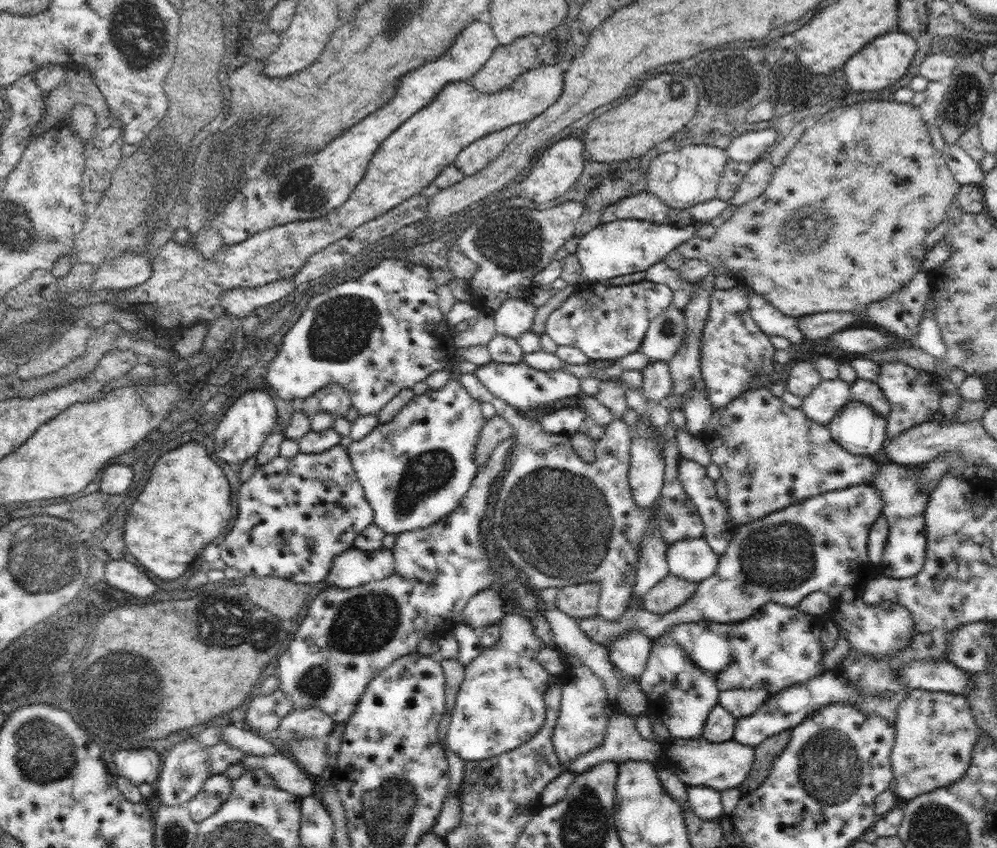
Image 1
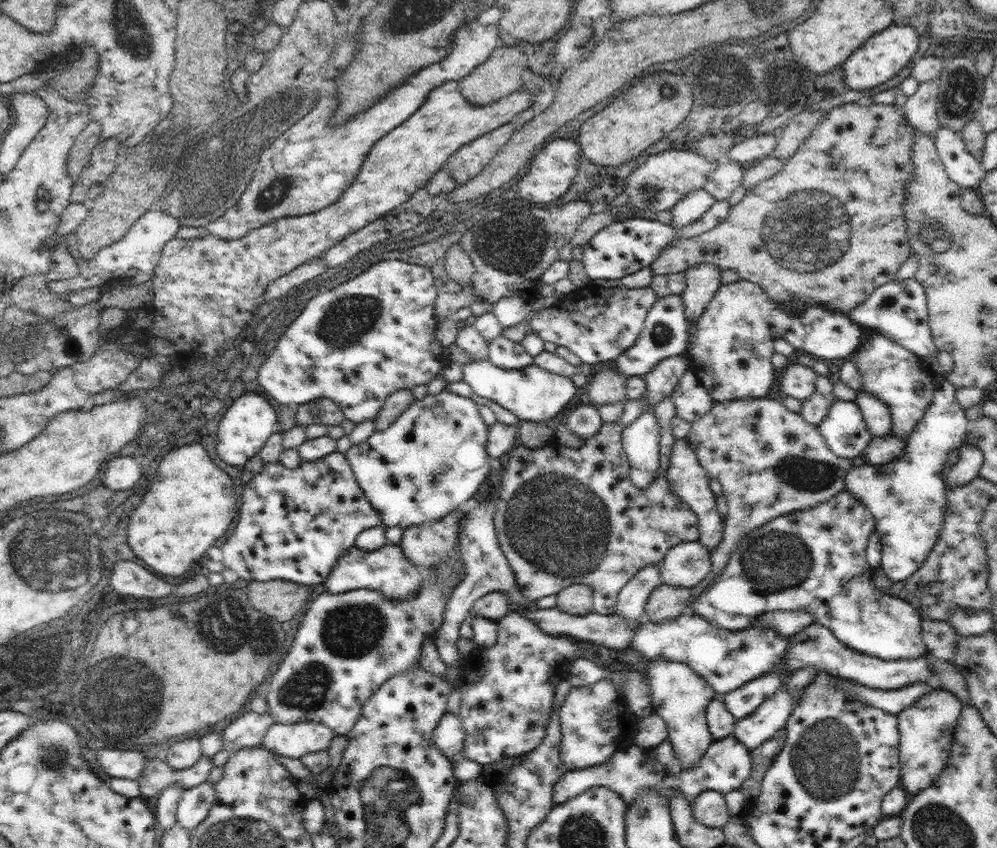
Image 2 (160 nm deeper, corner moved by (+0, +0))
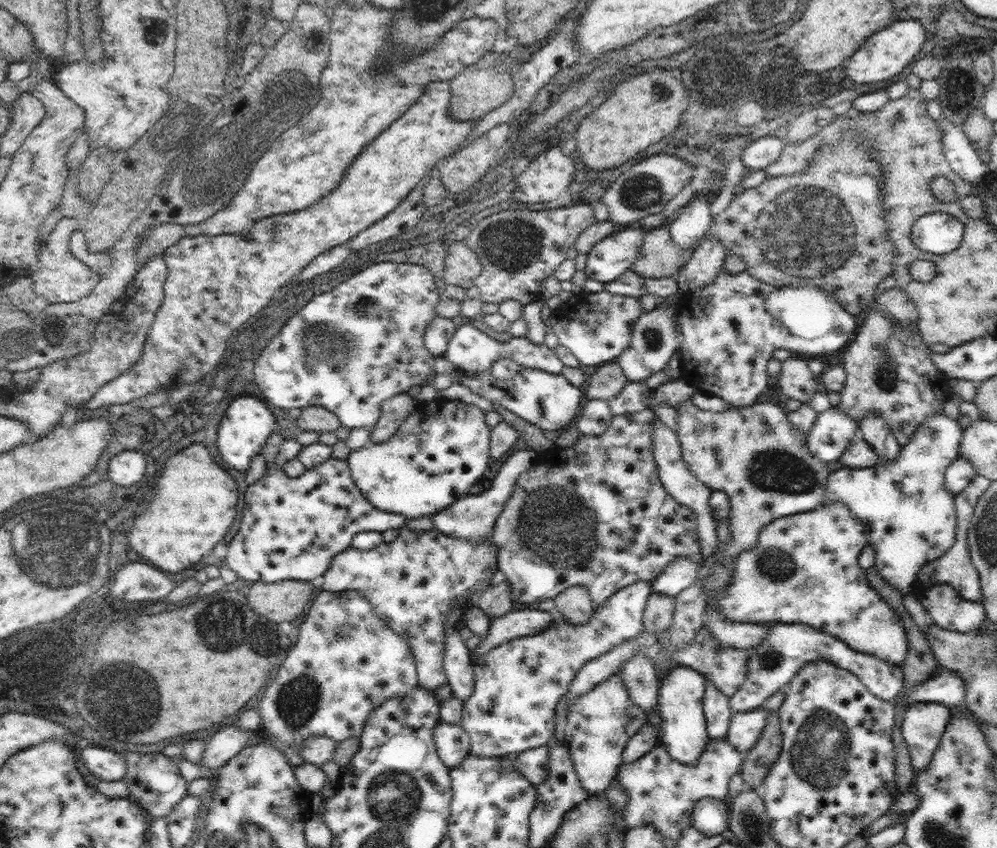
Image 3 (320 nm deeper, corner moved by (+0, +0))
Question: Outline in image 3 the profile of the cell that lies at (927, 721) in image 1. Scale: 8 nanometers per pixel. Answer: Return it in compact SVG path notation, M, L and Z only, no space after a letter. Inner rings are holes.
M915 702L903 713L901 731L918 774L930 764L952 719L952 708L941 702Z

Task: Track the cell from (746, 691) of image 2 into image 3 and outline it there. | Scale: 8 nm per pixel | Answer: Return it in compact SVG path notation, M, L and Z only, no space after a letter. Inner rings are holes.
M772 622L765 639L749 649L747 655L748 674L736 694L729 697L732 713L758 709L771 694L787 687L802 666L819 660L848 670L856 675L874 696L885 701L893 702L902 690L904 682L902 666L890 665L874 655L852 650L834 635L804 623Z

